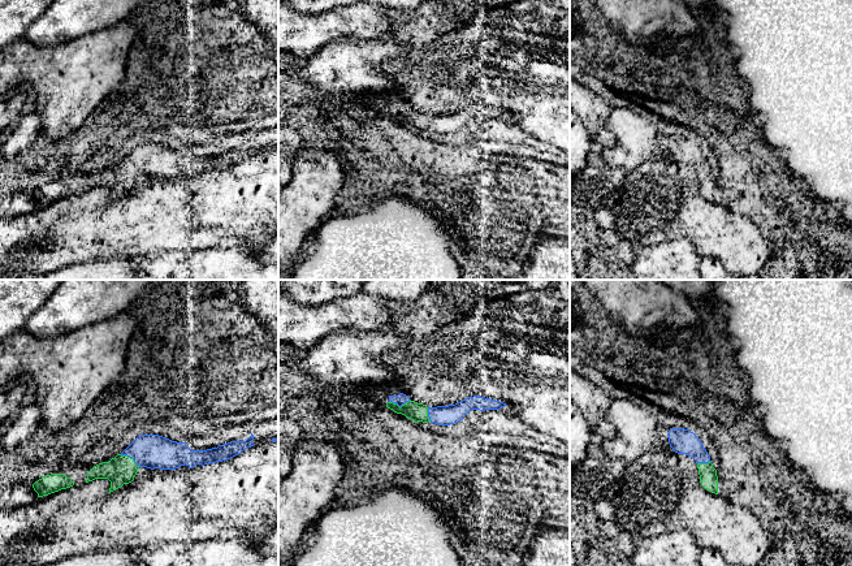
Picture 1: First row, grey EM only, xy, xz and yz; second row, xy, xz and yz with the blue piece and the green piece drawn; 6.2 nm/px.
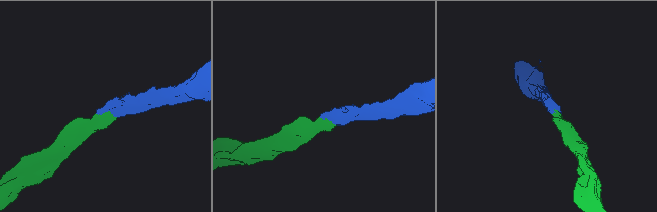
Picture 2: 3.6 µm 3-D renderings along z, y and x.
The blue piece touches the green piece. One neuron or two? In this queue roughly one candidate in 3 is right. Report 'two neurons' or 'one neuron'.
one neuron

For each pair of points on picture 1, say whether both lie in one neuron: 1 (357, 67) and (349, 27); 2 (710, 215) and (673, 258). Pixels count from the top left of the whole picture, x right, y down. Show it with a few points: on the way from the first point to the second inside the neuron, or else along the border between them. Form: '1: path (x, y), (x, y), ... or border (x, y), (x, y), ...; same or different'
1: border (357, 39), (337, 40), (327, 46); different
2: border (658, 243), (687, 238), (700, 256); different

